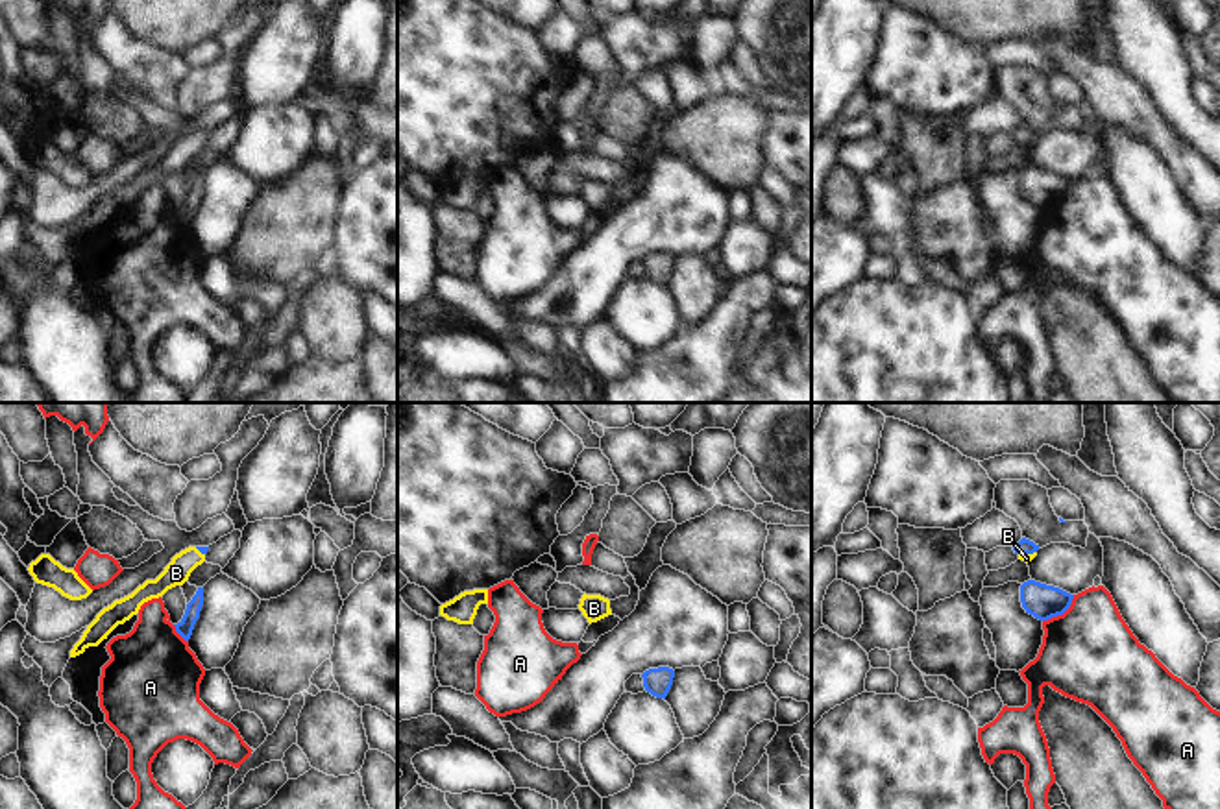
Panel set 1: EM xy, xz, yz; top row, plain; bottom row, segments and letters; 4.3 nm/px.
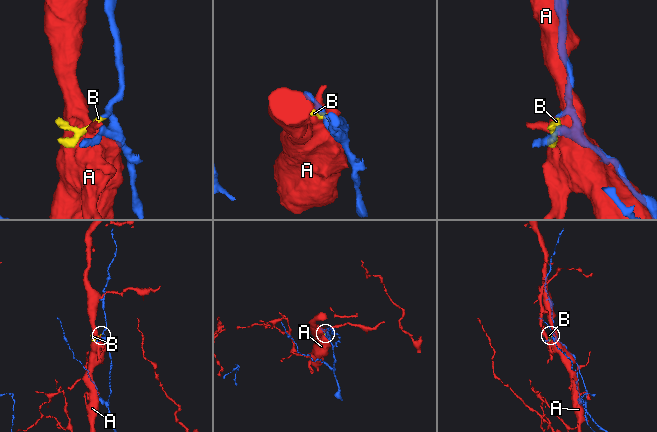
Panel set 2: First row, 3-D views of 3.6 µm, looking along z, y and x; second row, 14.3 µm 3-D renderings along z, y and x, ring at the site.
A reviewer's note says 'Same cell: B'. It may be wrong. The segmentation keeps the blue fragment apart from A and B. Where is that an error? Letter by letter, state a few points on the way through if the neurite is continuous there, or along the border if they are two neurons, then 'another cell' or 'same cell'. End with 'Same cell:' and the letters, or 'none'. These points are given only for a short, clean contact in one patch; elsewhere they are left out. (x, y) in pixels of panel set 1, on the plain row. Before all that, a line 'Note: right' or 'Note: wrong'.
Note: right
A: another cell
B: runs through yz (1024, 132), (1026, 139), (1026, 144); same cell
Same cell: B

